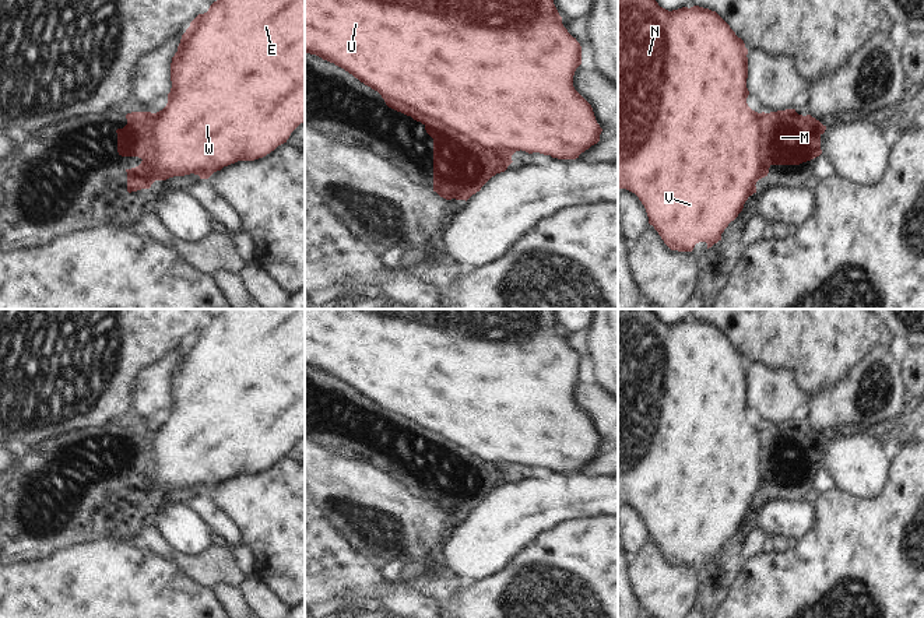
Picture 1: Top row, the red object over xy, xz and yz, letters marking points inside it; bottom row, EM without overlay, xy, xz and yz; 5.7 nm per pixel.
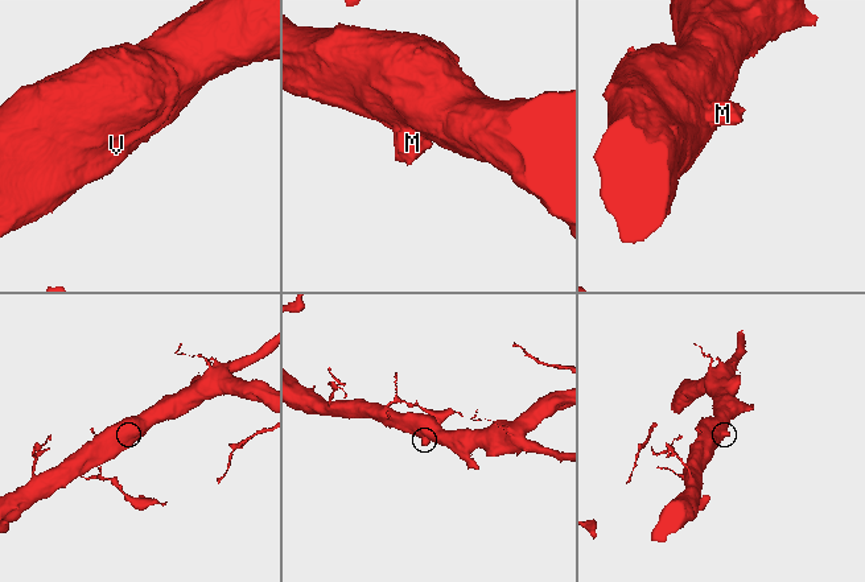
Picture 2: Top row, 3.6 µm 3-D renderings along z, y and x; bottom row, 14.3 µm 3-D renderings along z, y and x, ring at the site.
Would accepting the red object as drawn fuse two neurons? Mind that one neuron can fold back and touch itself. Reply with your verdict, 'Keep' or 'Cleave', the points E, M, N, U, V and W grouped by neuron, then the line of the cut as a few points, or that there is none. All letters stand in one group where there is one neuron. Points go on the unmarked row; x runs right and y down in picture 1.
Keep. Groups: E M N U V W. No split.

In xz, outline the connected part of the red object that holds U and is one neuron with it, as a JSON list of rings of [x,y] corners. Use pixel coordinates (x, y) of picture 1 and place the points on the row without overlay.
[[[305,309],[305,365],[344,382],[377,404],[386,418],[425,439],[433,452],[433,505],[446,513],[468,513],[496,487],[505,485],[516,464],[576,473],[600,454],[602,442],[591,418],[575,403],[573,389],[582,378],[582,359],[562,337],[554,309]]]

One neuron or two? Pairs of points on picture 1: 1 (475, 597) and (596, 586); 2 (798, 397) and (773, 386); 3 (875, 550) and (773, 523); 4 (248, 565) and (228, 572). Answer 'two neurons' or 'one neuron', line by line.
1: one neuron
2: one neuron
3: two neurons
4: two neurons

